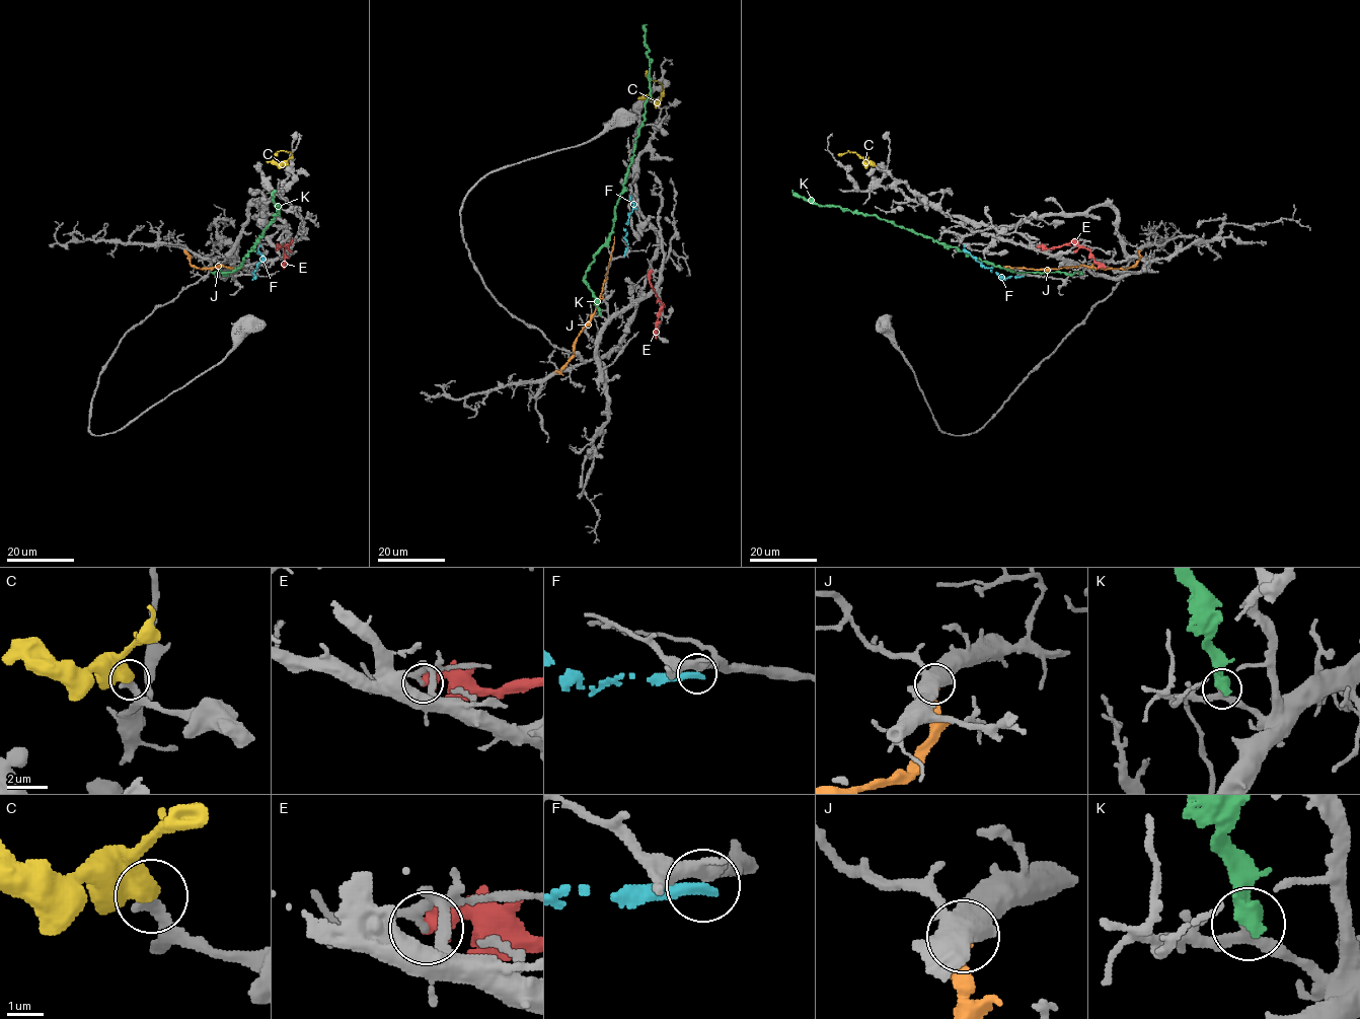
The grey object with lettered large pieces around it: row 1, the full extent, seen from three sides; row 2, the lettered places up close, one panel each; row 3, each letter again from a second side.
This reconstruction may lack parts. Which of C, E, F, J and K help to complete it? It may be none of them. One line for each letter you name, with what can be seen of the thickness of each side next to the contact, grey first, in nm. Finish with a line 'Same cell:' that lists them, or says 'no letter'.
C: calibres 380 and 500 nm
Same cell: C

